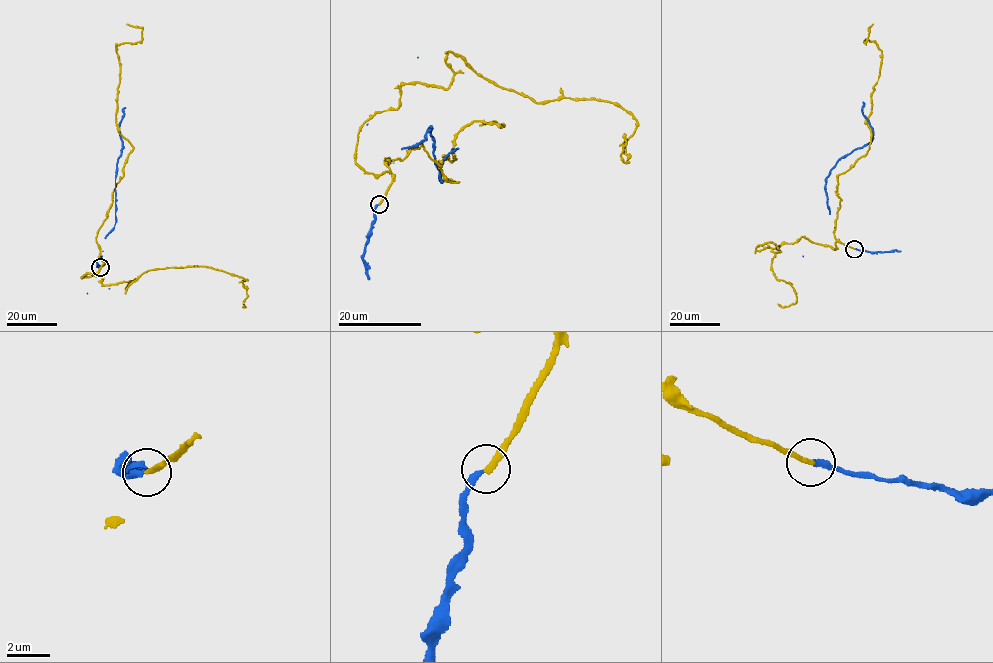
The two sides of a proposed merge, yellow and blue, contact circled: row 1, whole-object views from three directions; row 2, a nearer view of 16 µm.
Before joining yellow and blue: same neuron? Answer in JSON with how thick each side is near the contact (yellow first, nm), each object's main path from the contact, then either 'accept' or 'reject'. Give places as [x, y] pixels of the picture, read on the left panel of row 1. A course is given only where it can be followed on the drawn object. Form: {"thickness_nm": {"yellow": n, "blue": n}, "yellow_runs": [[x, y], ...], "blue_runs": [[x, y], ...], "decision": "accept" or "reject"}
{"thickness_nm": {"yellow": 240, "blue": 280}, "yellow_runs": [[100, 266], [81, 278], [131, 281], [125, 290], [145, 271], [211, 267], [247, 279], [243, 305]], "blue_runs": [[100, 266], [105, 237], [116, 221], [115, 180], [121, 150], [119, 123], [125, 107]], "decision": "reject"}

